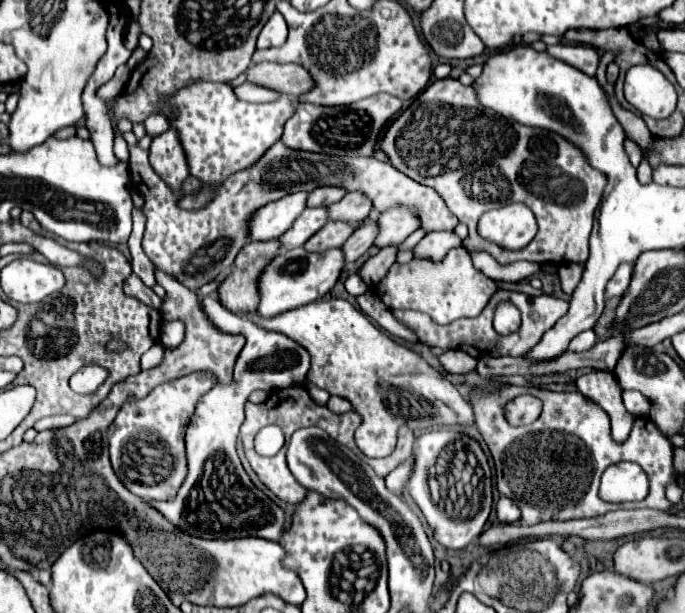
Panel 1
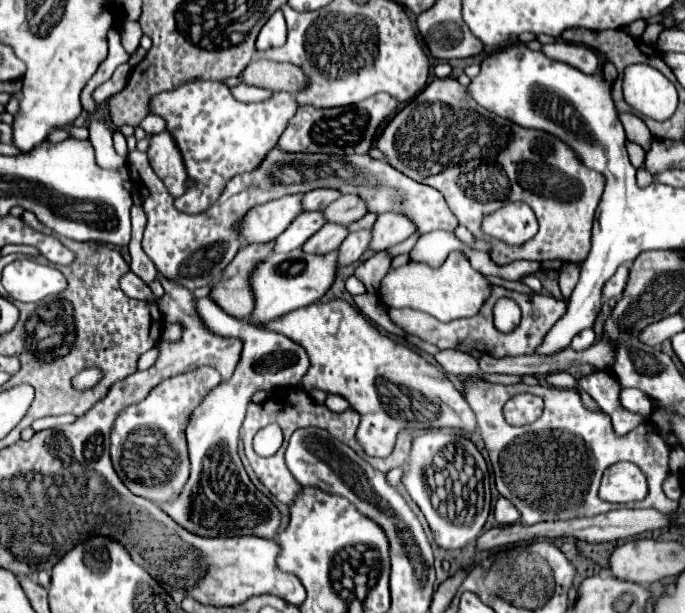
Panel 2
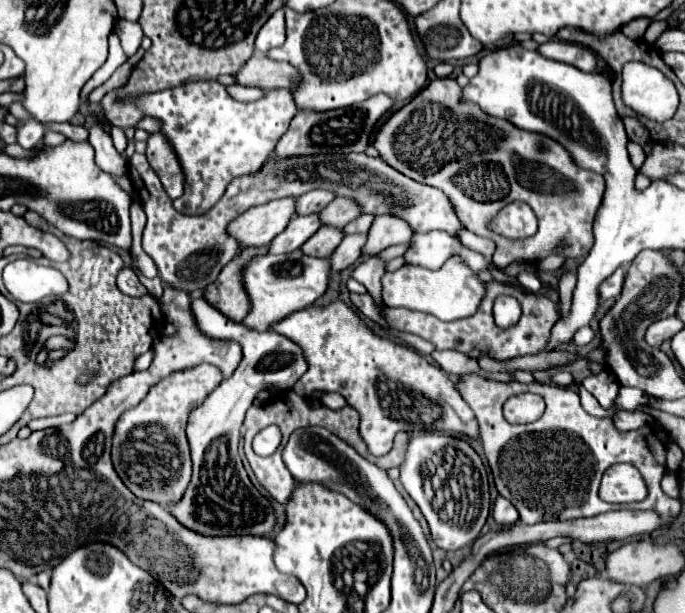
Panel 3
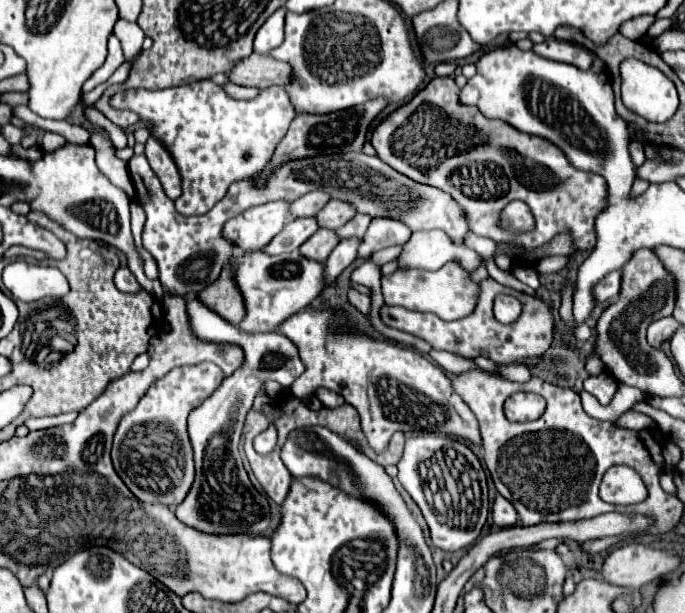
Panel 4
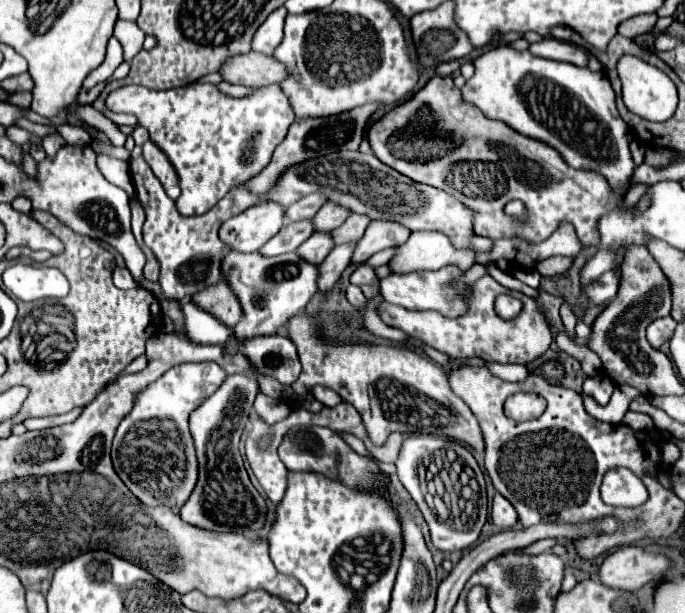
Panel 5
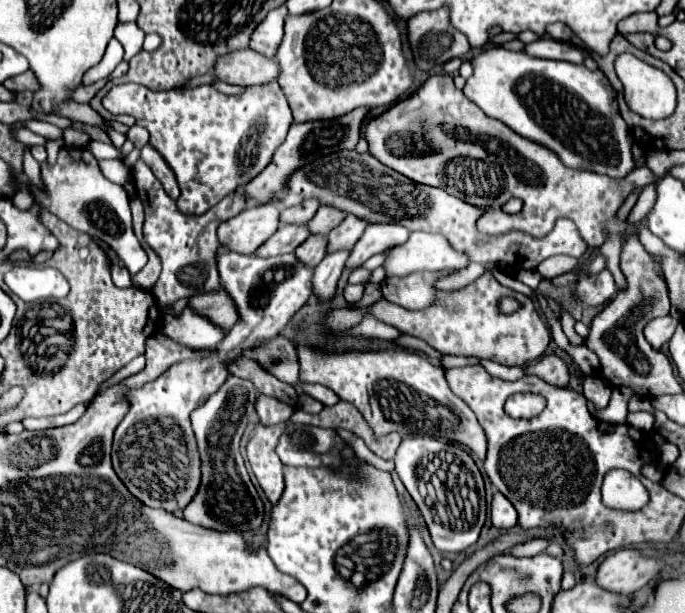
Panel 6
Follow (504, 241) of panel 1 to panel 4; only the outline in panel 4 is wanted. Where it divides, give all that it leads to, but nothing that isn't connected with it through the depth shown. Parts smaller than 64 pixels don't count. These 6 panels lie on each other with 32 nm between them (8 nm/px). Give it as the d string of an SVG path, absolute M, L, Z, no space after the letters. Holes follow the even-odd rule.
M519 200L510 202L502 210L502 222L506 226L510 226L512 230L522 230L522 232L534 228L534 220L532 220L532 214L530 214L528 206Z

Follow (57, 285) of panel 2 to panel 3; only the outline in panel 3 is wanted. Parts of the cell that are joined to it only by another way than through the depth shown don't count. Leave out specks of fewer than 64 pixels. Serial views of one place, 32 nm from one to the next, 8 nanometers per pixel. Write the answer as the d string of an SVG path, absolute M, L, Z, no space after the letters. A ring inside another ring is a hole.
M14 260L4 268L4 286L20 302L38 302L46 296L60 296L68 282L60 270L30 260Z

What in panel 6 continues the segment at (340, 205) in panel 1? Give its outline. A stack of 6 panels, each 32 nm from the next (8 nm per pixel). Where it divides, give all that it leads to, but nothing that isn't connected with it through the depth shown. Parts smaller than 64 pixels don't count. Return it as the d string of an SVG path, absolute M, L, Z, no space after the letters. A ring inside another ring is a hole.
M320 206L314 214L314 218L306 224L310 234L320 234L326 236L332 228L336 228L344 218L344 212L336 210L336 208L328 208L328 206Z

